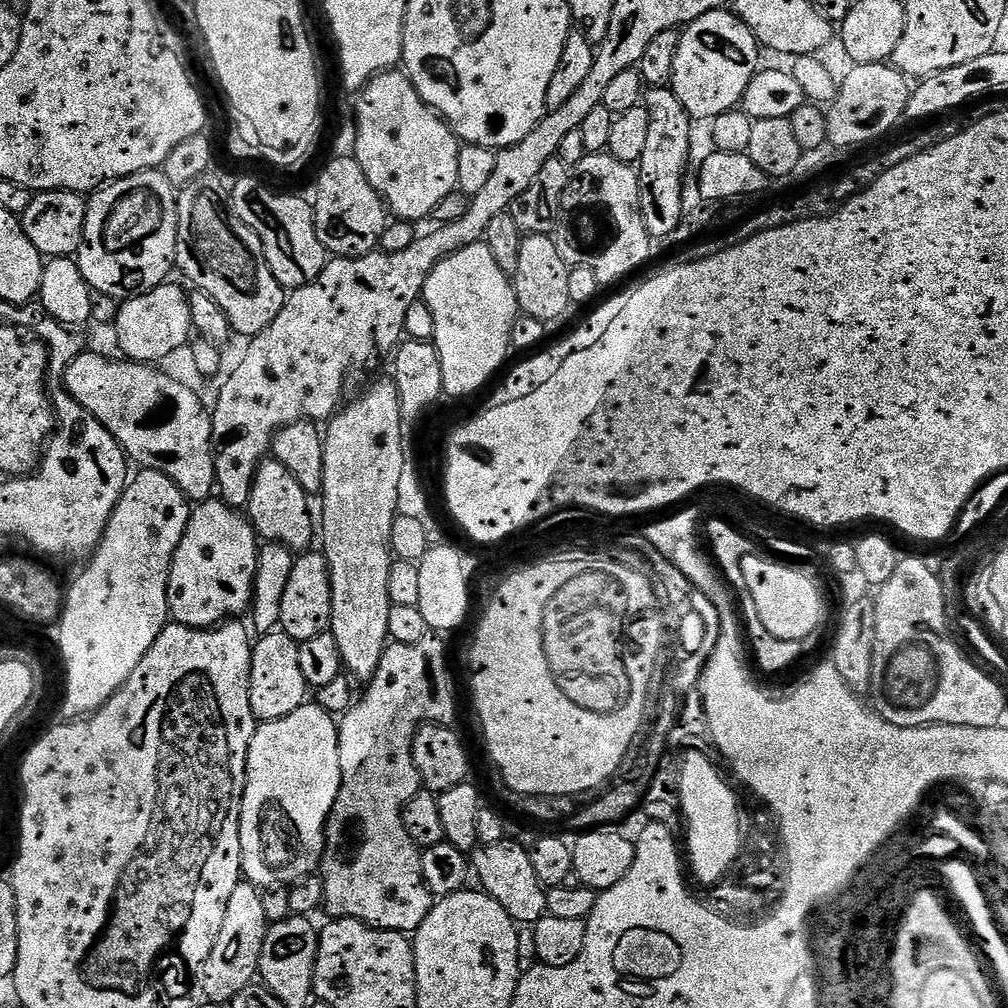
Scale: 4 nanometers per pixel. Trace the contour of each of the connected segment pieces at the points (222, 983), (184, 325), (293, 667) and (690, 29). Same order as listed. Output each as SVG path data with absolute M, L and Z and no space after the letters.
M247 882L234 886L226 906L226 919L222 922L222 934L218 934L218 942L214 942L214 950L210 950L210 958L206 958L200 971L203 999L205 996L212 1004L228 1006L235 996L242 994L242 990L253 987L260 970L260 955L269 927L266 909L262 906L261 889Z
M162 283L154 290L120 304L115 322L118 332L117 349L127 359L137 364L155 365L177 348L189 343L188 335L194 332L189 293L172 283Z
M282 630L265 632L253 643L252 646L252 669L250 670L250 710L254 710L257 721L277 720L286 718L286 714L294 714L306 703L306 694L310 689L306 678L302 678L302 669L298 667L299 643L292 640Z
M721 10L702 14L702 18L698 18L683 29L678 54L674 58L674 74L670 85L672 93L678 98L678 102L682 102L682 106L686 106L693 121L711 122L716 117L733 111L743 101L746 86L750 86L750 82L761 67L760 55L762 55L760 43L754 38L750 26L746 26L746 22L737 18L735 11Z

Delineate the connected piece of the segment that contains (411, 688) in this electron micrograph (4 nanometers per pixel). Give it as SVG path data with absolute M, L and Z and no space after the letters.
M430 634L426 638L422 638L422 642L414 642L414 646L406 646L405 644L394 644L389 643L387 647L385 647L384 653L382 654L382 662L378 666L378 670L372 676L370 683L367 685L368 688L364 692L364 697L357 699L355 703L353 703L352 707L348 709L347 712L343 713L339 717L338 727L340 730L340 765L342 766L342 786L338 790L338 798L334 802L334 810L330 814L330 818L328 819L328 829L326 830L326 842L324 843L324 857L320 860L320 866L318 869L318 874L324 880L324 903L322 905L323 911L328 911L327 914L332 918L343 918L346 920L360 920L364 924L369 924L371 928L382 928L386 932L402 932L405 934L415 933L416 929L422 926L422 922L426 918L426 914L430 914L430 910L432 909L434 903L434 897L432 892L426 886L426 882L424 881L424 875L422 874L422 862L420 861L420 853L421 848L415 844L410 838L410 834L406 834L406 822L404 821L404 808L410 802L410 798L414 798L414 794L418 794L422 790L422 785L420 783L420 775L418 774L418 766L414 766L414 758L412 757L412 743L414 742L414 738L416 737L416 731L422 727L425 722L431 722L433 724L443 724L445 726L451 725L453 723L452 719L456 716L456 692L452 689L452 680L448 677L448 660L444 657L444 644L439 635Z

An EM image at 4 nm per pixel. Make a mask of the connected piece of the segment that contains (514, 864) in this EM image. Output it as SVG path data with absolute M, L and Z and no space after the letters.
M506 838L502 842L477 847L471 853L470 868L475 879L476 876L480 879L479 887L487 896L494 898L494 902L498 902L498 906L502 906L502 910L506 910L506 914L510 914L510 918L517 925L534 926L543 916L548 915L548 889L538 878L534 862L530 862L530 854L525 845Z

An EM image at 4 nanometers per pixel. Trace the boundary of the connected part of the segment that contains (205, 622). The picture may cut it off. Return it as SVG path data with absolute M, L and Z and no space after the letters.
M219 498L197 503L188 519L186 534L182 534L182 542L178 542L178 550L172 559L172 573L168 575L171 619L191 628L215 628L225 620L243 617L252 607L252 583L256 577L259 553L258 537L243 511L230 507Z

